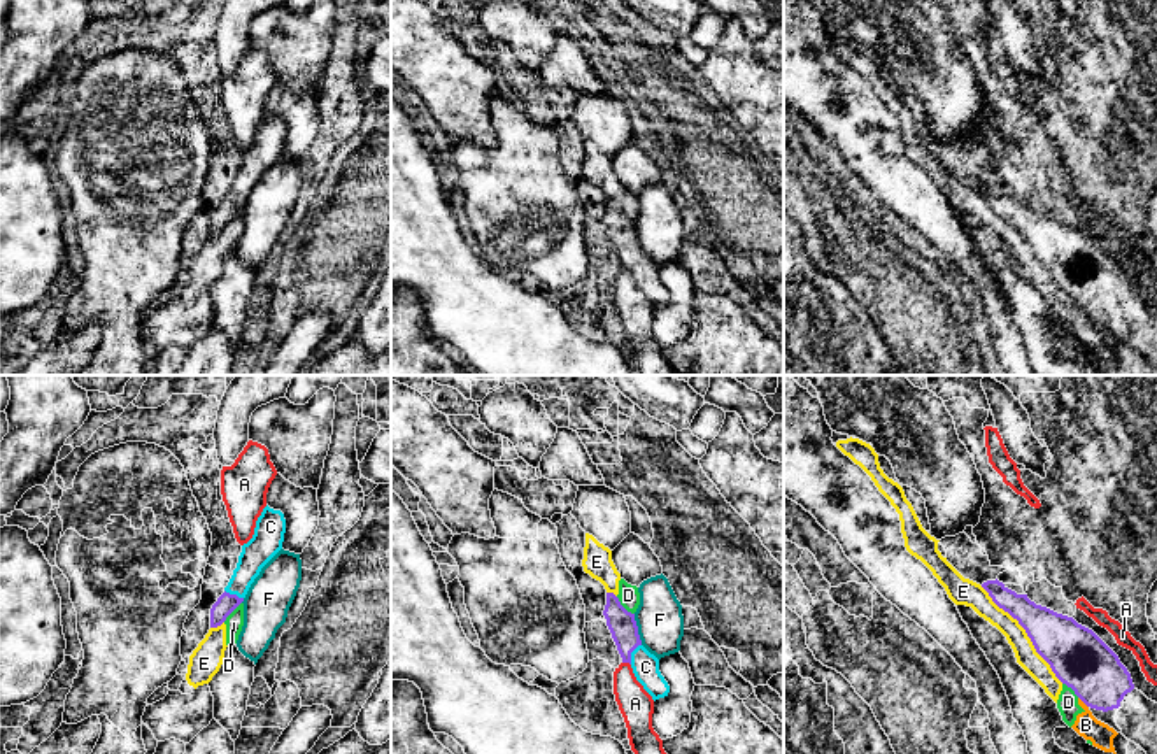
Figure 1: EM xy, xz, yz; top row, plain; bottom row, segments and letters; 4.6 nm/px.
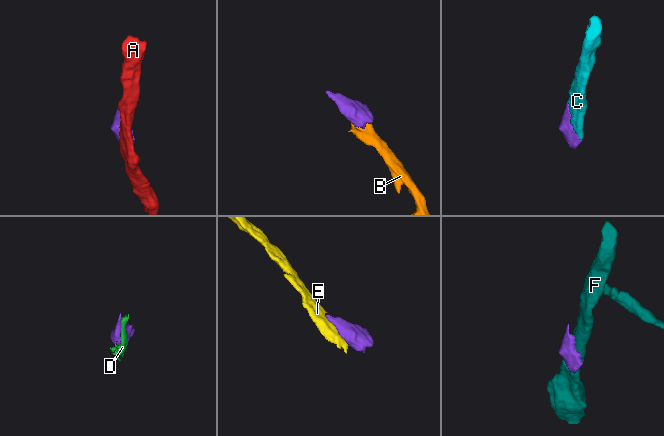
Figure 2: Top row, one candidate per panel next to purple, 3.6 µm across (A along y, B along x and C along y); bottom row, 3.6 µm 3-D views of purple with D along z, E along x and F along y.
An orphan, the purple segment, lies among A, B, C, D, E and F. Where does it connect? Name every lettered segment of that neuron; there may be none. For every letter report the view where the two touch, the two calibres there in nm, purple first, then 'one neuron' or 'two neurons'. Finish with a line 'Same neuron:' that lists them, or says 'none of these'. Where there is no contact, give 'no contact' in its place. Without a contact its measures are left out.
A: contact in xz; calibres 130 and 160 nm; two neurons
B: contact in yz; calibres 260 and 110 nm; two neurons
C: contact in xz; calibres 130 and 130 nm; one neuron
D: contact in xz; calibres 130 and 100 nm; two neurons
E: contact in yz; calibres 260 and 100 nm; two neurons
F: contact in xz; calibres 130 and 220 nm; two neurons
Same neuron: C

